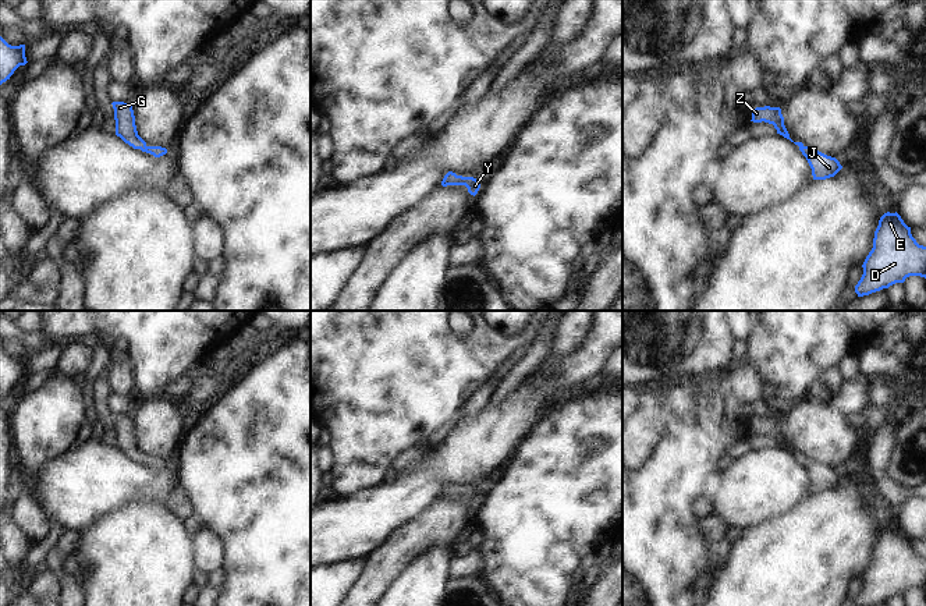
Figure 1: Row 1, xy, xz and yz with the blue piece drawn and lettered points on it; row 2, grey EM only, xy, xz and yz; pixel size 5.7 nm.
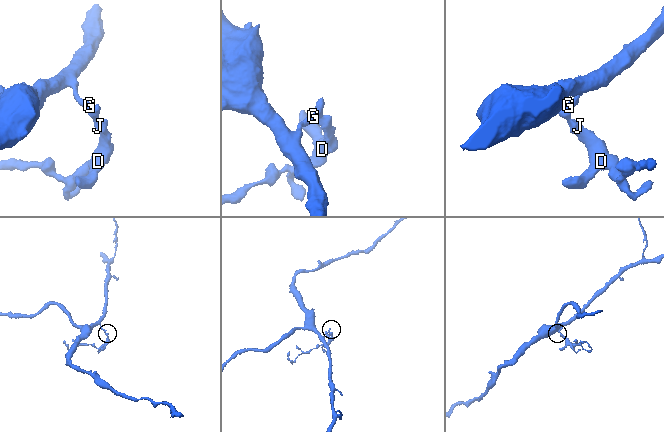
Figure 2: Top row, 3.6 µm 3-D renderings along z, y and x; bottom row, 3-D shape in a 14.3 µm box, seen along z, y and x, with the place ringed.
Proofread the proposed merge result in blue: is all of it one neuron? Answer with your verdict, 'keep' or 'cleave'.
keep

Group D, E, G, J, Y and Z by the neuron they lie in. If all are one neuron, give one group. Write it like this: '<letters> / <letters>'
D E G J Y Z

